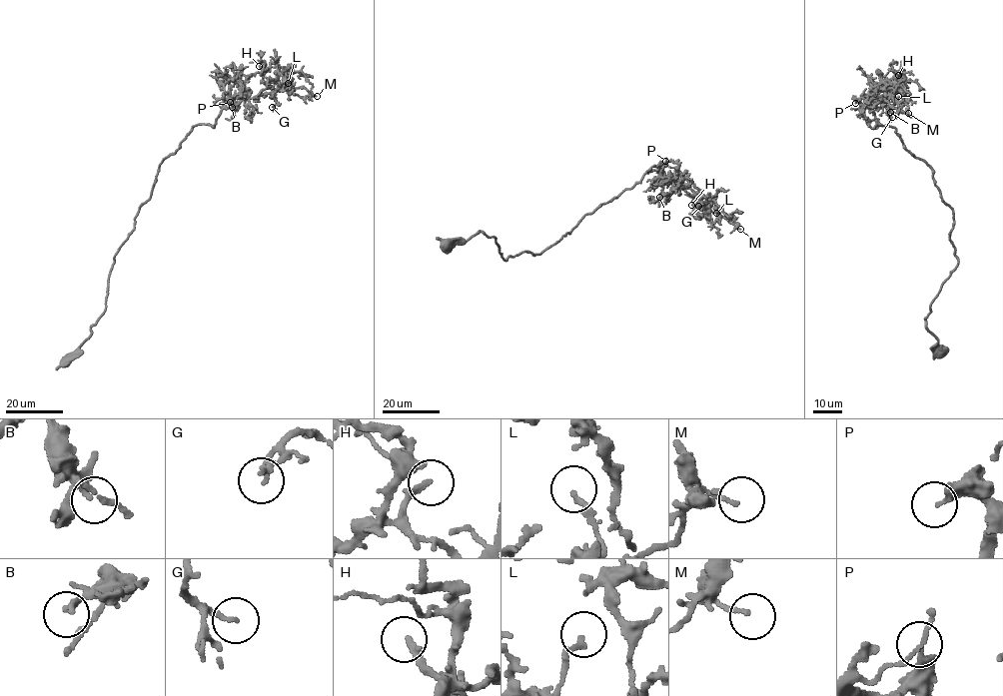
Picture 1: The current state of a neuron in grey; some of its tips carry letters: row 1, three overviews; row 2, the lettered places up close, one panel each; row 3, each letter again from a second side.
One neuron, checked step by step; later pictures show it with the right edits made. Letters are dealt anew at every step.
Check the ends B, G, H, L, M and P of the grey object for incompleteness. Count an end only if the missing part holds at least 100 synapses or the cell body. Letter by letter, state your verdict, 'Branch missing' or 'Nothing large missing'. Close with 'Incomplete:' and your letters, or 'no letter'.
B: Nothing large missing
G: Nothing large missing
H: Nothing large missing
L: Nothing large missing
M: Nothing large missing
P: Nothing large missing
Incomplete: no letter

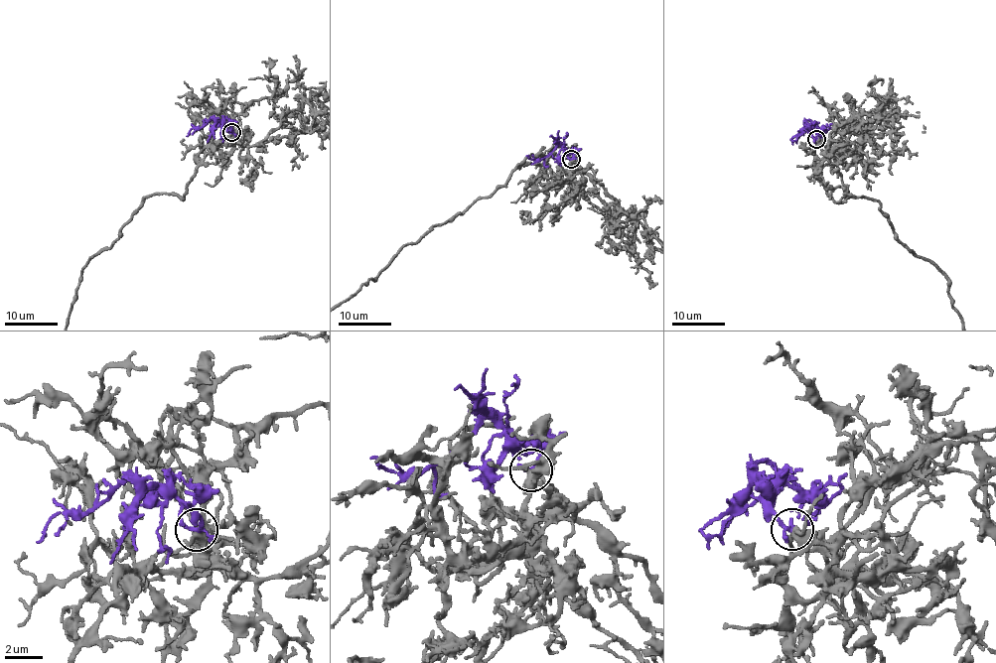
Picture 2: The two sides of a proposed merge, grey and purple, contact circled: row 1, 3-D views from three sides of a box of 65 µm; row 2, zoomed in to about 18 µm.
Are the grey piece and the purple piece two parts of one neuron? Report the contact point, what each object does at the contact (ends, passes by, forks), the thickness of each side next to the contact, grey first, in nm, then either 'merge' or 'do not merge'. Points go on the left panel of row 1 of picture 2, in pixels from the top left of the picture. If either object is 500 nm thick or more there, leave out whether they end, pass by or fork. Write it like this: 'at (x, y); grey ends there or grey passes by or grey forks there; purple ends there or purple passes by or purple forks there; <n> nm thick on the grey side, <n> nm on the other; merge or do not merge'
at (231, 132); grey forks there; purple ends there; 320 nm thick on the grey side, 280 nm on the other; merge

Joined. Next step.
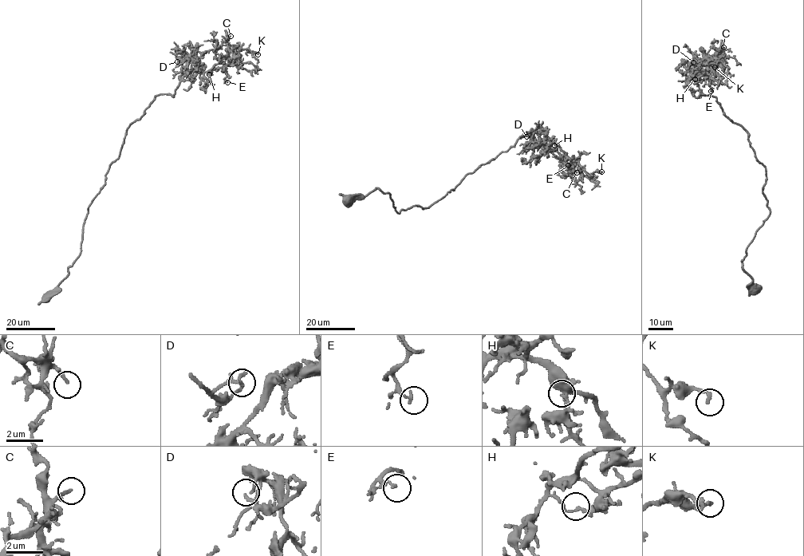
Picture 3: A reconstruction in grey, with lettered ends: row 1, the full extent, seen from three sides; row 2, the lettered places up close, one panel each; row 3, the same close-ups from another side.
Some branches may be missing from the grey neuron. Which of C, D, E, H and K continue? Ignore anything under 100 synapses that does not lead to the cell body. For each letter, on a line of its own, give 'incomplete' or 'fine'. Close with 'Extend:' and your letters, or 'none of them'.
C: incomplete
D: fine
E: fine
H: fine
K: fine
Extend: C

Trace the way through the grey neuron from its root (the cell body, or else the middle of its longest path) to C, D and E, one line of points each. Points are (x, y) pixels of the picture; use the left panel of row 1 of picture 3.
C: (46, 297), (80, 254), (88, 207), (127, 128), (230, 36)
D: (46, 297), (80, 254), (88, 207), (127, 128), (197, 70), (177, 61)
E: (46, 297), (80, 254), (88, 207), (129, 125), (156, 96), (172, 96), (187, 71), (224, 67), (227, 82)

